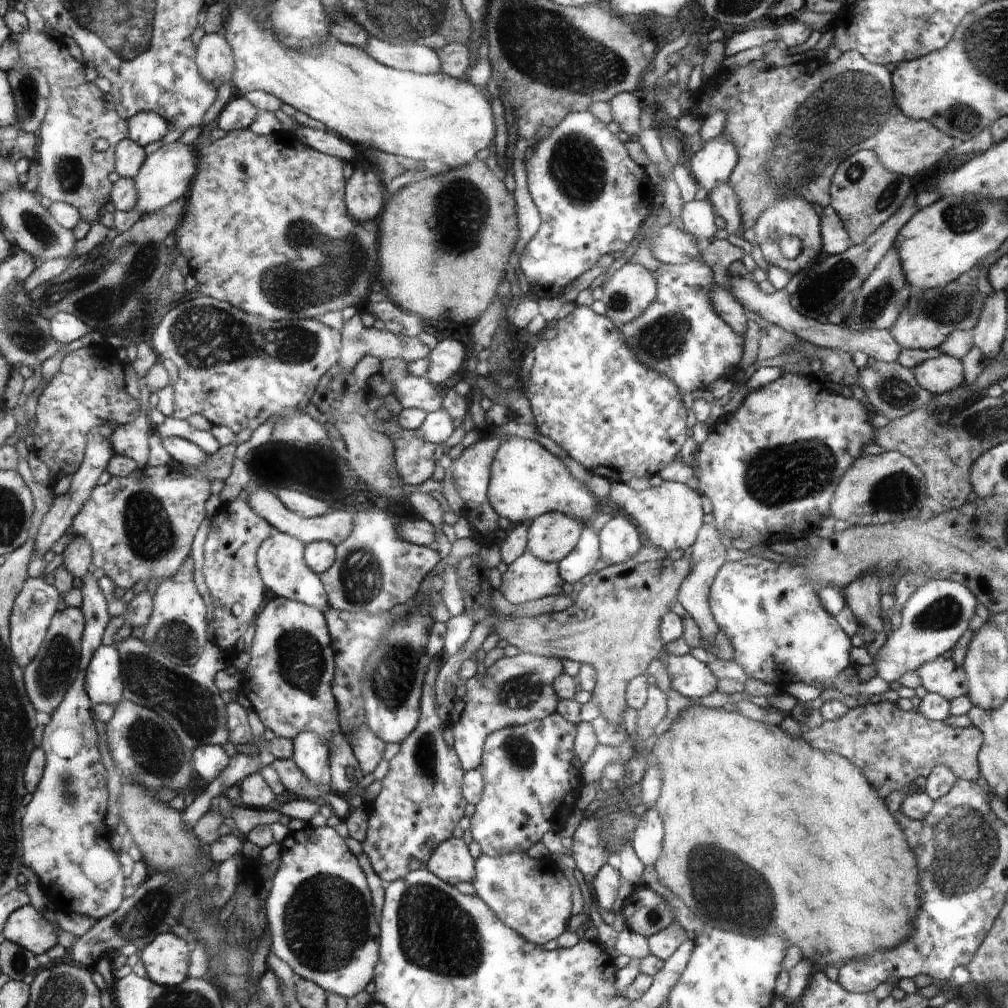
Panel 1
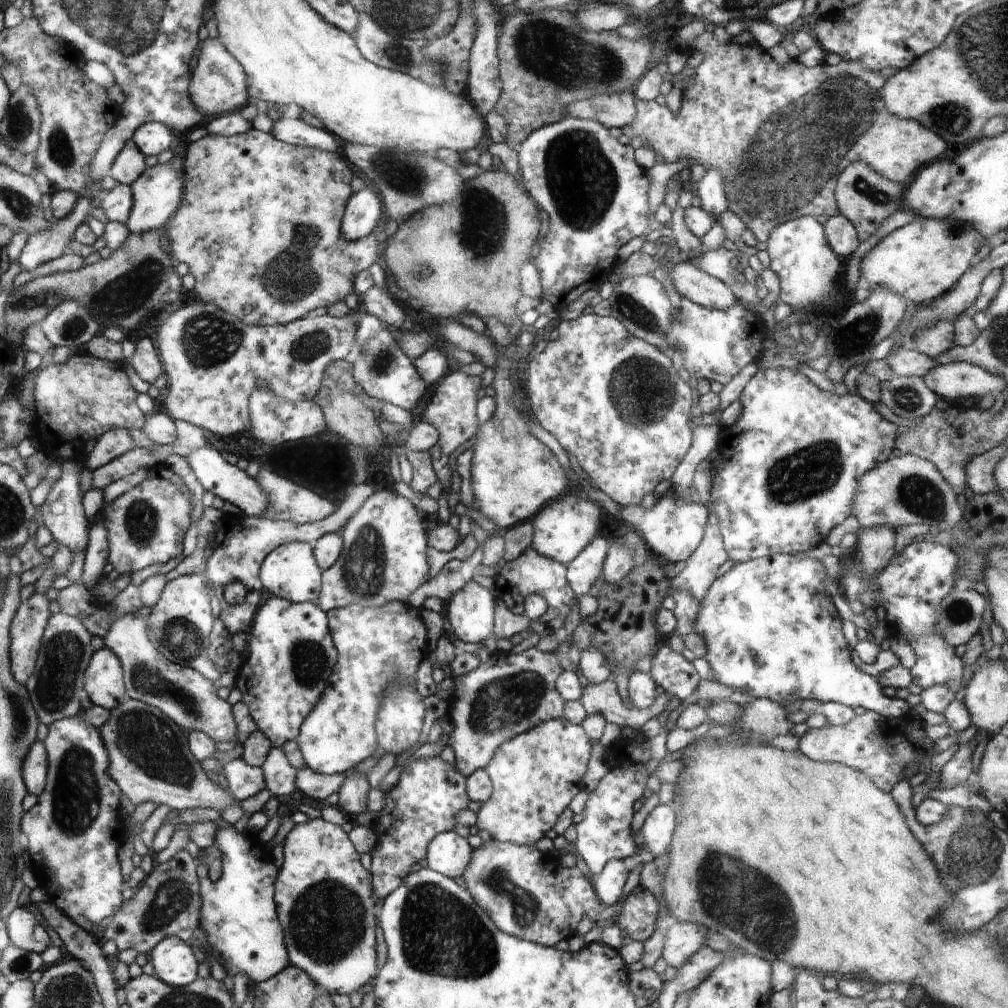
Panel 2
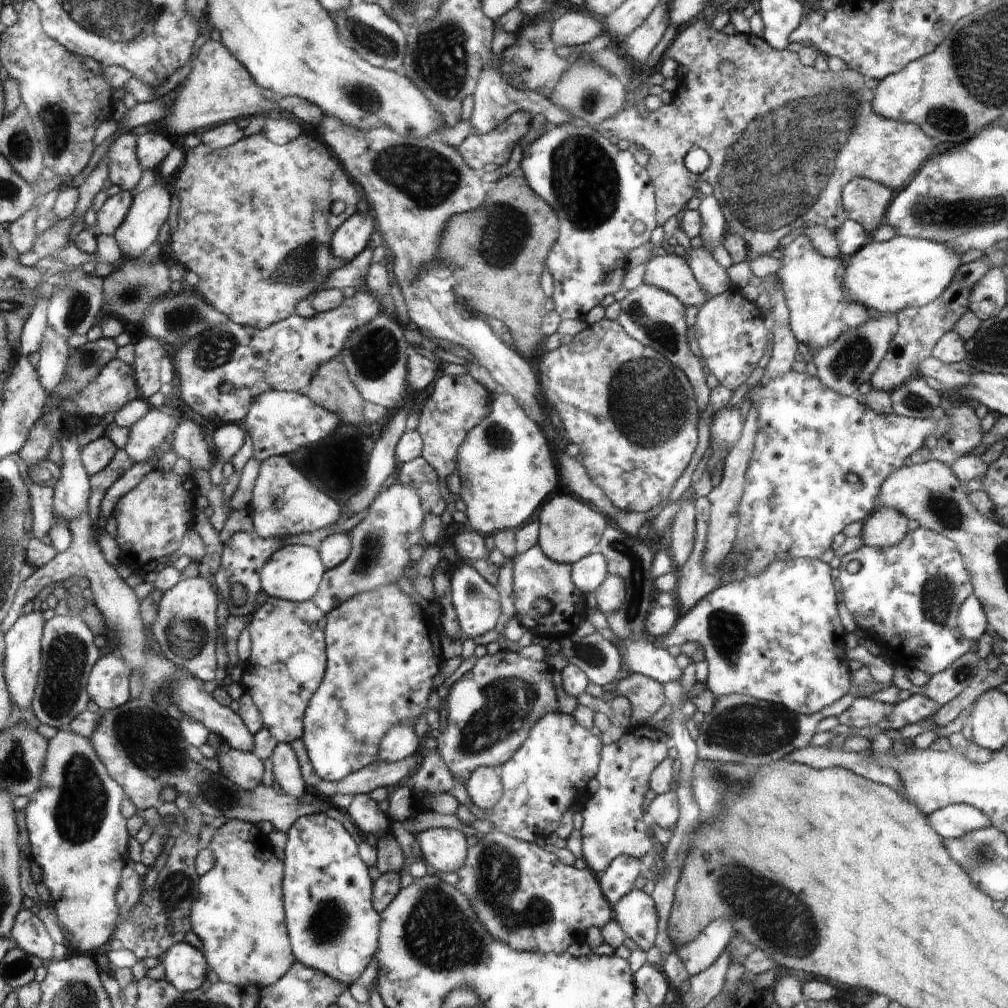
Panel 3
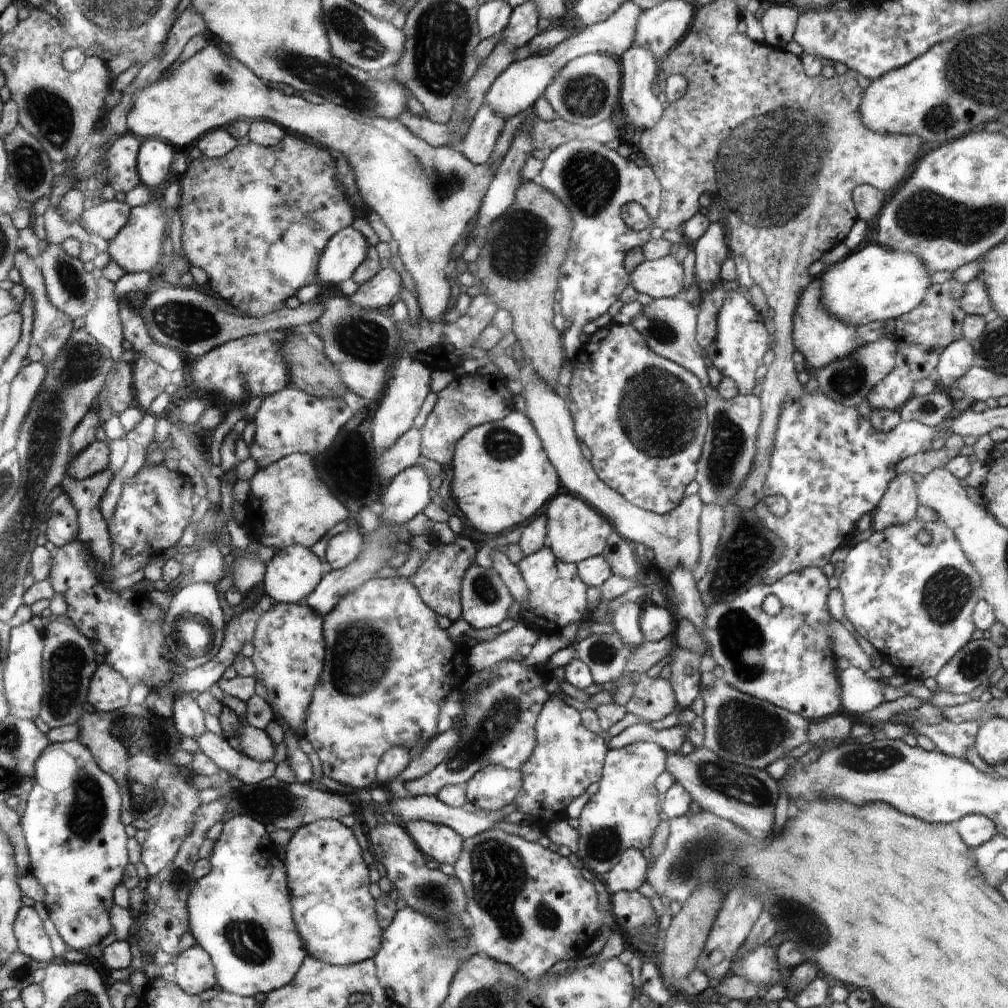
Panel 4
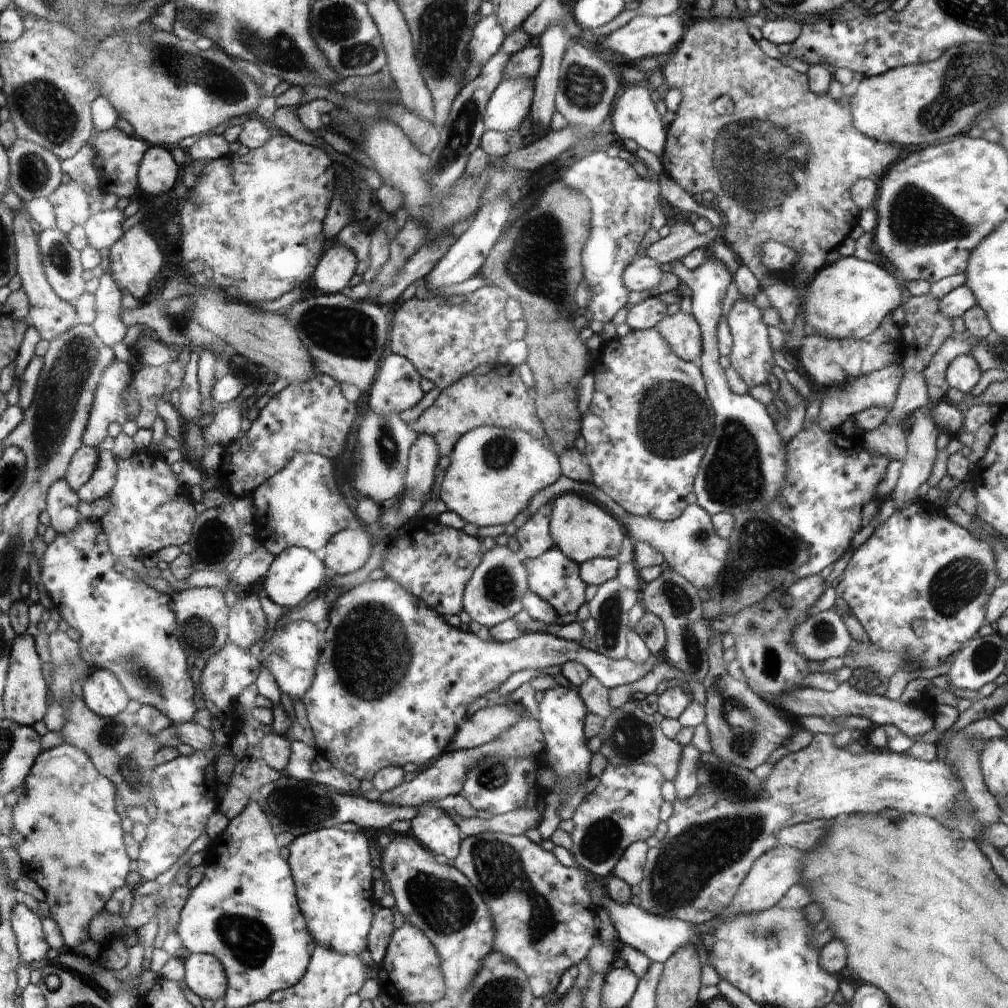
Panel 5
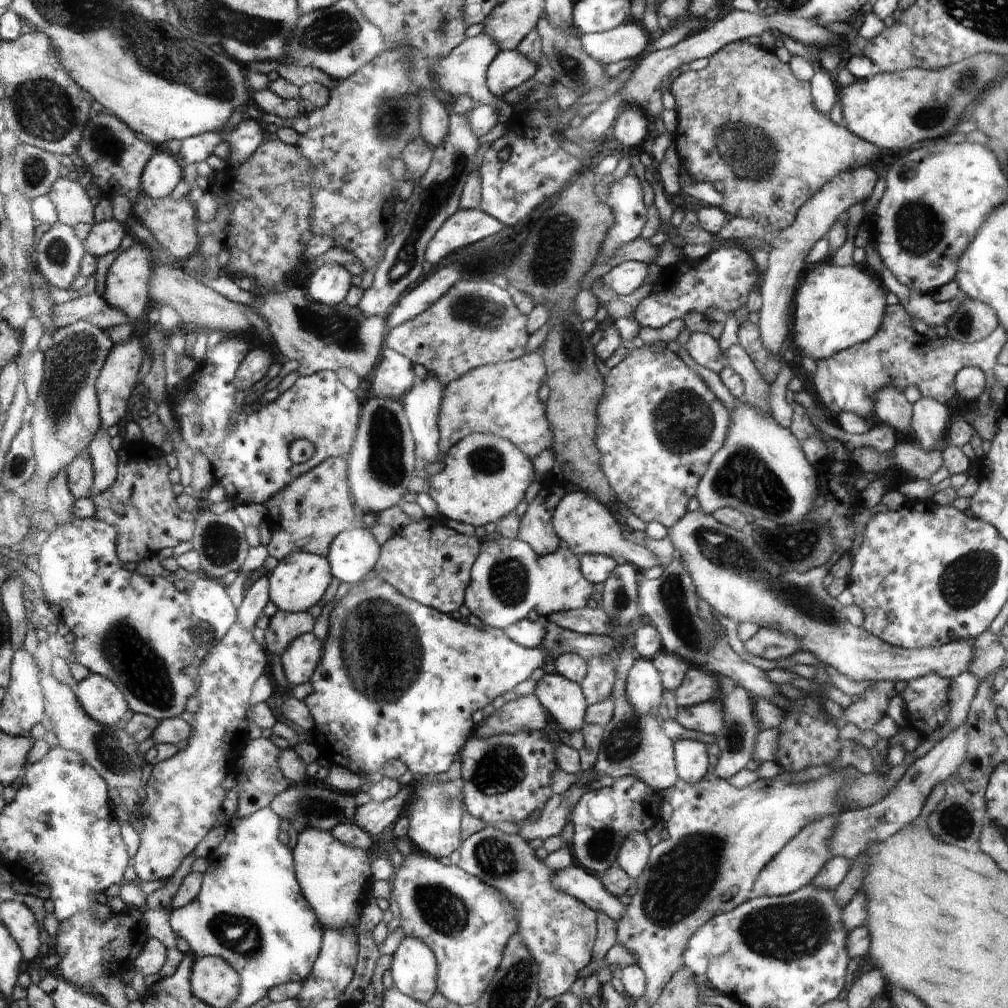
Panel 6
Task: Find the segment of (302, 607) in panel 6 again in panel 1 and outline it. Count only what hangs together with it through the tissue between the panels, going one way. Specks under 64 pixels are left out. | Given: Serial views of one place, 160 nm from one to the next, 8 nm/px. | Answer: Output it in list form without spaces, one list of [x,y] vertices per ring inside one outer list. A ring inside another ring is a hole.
[[[273,530],[271,536],[261,543],[258,556],[263,582],[267,585],[268,590],[274,592],[276,597],[290,598],[319,608],[321,611],[324,610],[327,594],[324,594],[323,582],[320,582],[321,578],[318,578],[318,573],[307,565],[304,546],[300,539]]]

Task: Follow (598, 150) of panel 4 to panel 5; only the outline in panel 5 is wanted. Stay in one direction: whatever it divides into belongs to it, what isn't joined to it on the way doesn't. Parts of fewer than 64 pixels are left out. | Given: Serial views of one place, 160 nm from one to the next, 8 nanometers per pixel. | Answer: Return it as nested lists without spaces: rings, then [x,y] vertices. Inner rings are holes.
[[[604,151],[594,152],[589,156],[578,160],[564,172],[564,182],[572,186],[580,194],[583,194],[591,204],[591,232],[588,242],[582,252],[582,264],[585,272],[585,279],[591,287],[592,298],[586,307],[593,314],[593,318],[588,322],[596,335],[602,332],[602,328],[614,318],[614,314],[626,304],[628,300],[627,287],[623,285],[623,274],[626,268],[634,258],[639,254],[639,247],[650,230],[650,220],[652,212],[658,204],[658,198],[661,198],[660,188],[658,188],[658,178],[648,176],[650,180],[642,180],[634,168],[628,164],[628,161],[620,160],[620,157],[611,158]]]

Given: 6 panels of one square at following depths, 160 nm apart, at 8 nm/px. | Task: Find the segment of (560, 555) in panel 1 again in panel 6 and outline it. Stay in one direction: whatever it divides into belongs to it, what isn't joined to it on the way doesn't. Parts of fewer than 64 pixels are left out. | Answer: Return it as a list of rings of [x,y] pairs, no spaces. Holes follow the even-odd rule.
[[[582,489],[573,490],[559,502],[558,508],[554,512],[553,526],[556,534],[562,540],[562,545],[568,547],[578,558],[585,554],[599,554],[613,559],[622,556],[627,563],[633,564],[640,573],[652,566],[663,566],[660,564],[660,559],[643,544],[637,545],[622,538],[622,530],[618,526],[618,520],[612,516],[612,512],[606,508],[606,504],[600,504],[594,496],[590,496],[590,493]]]

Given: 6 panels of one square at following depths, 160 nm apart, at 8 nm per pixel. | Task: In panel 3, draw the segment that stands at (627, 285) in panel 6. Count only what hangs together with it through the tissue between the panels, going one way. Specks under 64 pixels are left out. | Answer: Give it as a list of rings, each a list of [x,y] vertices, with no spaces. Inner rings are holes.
[[[674,253],[652,257],[645,264],[643,283],[668,291],[684,306],[701,307],[710,298],[695,279],[688,261]]]

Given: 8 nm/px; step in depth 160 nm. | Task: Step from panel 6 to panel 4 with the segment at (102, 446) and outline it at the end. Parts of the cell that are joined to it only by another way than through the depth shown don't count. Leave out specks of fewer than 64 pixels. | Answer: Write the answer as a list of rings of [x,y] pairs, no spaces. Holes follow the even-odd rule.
[[[106,469],[82,480],[73,479],[70,475],[65,474],[64,482],[62,482],[63,492],[67,493],[73,502],[73,507],[77,510],[79,520],[77,539],[91,552],[91,557],[98,559],[103,566],[107,565],[117,552],[113,546],[114,542],[111,539],[107,521],[101,515],[99,507],[100,501],[112,479],[113,474]]]

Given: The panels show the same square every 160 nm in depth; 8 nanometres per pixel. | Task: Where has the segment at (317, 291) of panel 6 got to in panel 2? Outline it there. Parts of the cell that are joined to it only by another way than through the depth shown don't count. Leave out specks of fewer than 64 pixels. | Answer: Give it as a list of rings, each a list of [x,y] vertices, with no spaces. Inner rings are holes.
[[[360,190],[347,202],[343,237],[348,241],[368,236],[382,222],[383,205],[372,190]]]

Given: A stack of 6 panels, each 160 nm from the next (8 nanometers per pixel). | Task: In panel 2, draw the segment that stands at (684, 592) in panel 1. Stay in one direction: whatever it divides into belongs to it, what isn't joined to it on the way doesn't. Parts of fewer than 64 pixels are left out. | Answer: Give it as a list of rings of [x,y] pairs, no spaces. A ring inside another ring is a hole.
[[[711,493],[704,494],[704,498],[710,516],[707,518],[702,544],[687,558],[684,569],[671,579],[676,591],[689,592],[698,602],[712,586],[718,568],[729,559],[729,554],[723,545],[721,518],[715,507],[717,498]]]

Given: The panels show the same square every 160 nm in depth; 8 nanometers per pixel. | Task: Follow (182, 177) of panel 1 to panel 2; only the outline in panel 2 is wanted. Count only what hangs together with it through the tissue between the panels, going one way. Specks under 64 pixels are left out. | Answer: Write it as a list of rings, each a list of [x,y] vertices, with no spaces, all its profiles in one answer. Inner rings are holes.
[[[158,163],[149,167],[148,171],[144,171],[140,178],[130,186],[133,192],[133,205],[129,219],[125,222],[129,234],[141,235],[164,226],[170,214],[174,214],[180,204],[180,192],[182,192],[180,184],[174,170],[168,164]]]

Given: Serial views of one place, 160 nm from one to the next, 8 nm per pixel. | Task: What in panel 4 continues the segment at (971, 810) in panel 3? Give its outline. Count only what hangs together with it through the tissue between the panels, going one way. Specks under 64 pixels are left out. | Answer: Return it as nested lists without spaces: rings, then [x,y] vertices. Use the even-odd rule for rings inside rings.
[[[969,814],[961,818],[954,824],[954,828],[960,838],[973,850],[999,834],[994,822],[984,815],[977,814]]]

